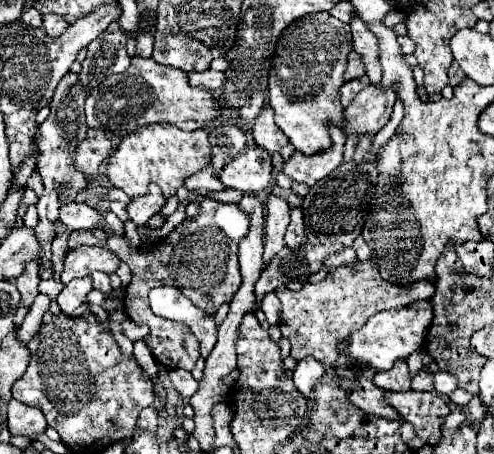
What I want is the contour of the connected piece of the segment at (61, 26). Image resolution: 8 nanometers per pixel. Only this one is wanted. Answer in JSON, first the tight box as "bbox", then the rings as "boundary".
{"bbox":[42,14,68,36],"boundary":[[[44,14],[42,20],[44,20],[44,28],[50,36],[60,36],[68,28],[68,22],[58,14]]]}

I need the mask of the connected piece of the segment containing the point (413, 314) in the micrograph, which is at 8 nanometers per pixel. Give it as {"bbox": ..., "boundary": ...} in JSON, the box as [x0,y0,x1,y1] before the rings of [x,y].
{"bbox":[346,300,432,372],"boundary":[[[420,300],[414,306],[398,308],[398,310],[388,310],[372,316],[360,330],[352,332],[348,336],[348,346],[346,346],[346,360],[354,366],[368,366],[376,372],[380,370],[390,370],[396,360],[408,358],[424,340],[426,330],[430,328],[432,320],[432,304],[430,300]]]}

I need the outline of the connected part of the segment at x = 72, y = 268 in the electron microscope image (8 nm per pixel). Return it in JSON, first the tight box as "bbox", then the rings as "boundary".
{"bbox":[62,246,120,284],"boundary":[[[78,246],[74,250],[68,250],[62,270],[62,282],[68,284],[74,278],[82,278],[94,270],[112,274],[116,272],[120,264],[120,258],[112,254],[106,248],[100,246]]]}

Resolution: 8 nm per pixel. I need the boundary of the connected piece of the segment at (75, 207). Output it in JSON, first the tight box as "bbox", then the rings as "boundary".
{"bbox":[60,202,102,232],"boundary":[[[70,202],[60,208],[60,220],[62,224],[72,232],[72,230],[94,230],[98,228],[102,216],[90,208],[86,202]]]}

